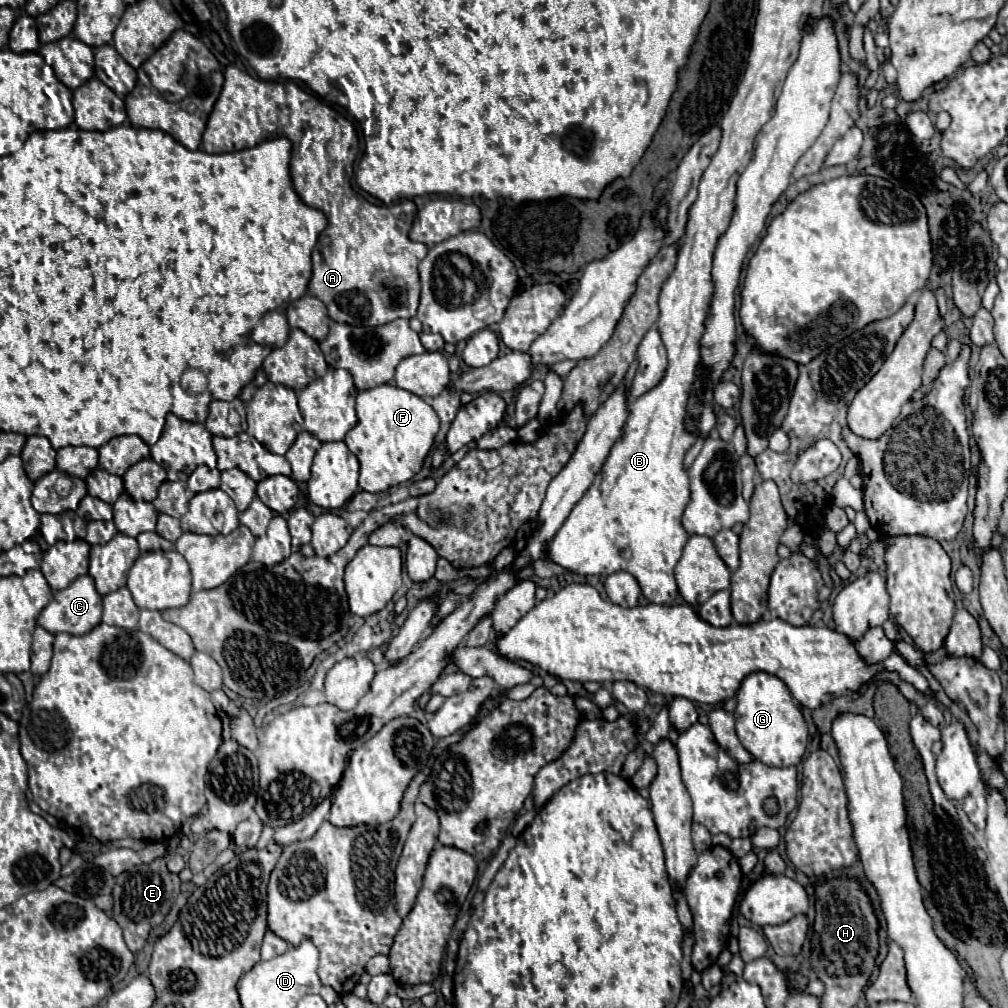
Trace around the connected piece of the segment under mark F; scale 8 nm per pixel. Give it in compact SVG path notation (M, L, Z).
M382 384L356 396L356 414L358 422L348 430L344 442L360 462L360 488L366 492L386 492L410 480L422 468L440 428L432 406L412 392Z

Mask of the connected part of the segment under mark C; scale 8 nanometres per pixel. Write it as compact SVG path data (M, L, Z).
M80 576L68 588L54 592L52 602L38 616L38 624L44 630L48 630L50 634L66 632L66 634L74 634L74 636L82 636L82 634L90 632L94 626L100 624L100 620L102 620L102 596L96 592L94 580L90 576Z

